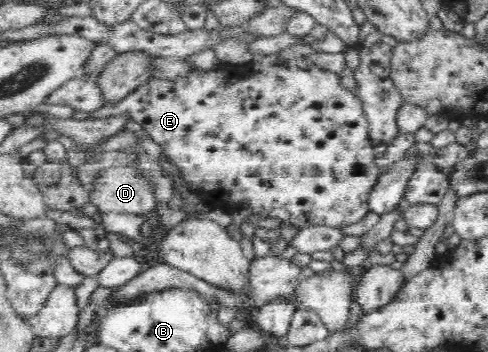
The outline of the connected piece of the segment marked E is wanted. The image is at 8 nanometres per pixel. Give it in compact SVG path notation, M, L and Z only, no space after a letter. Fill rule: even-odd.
M273 53L264 56L260 63L249 63L249 66L251 66L251 72L249 72L247 66L239 66L239 72L241 72L239 76L229 74L229 70L216 68L207 72L199 69L188 80L181 79L177 82L147 80L132 96L129 96L125 101L121 101L116 108L98 108L85 119L94 121L106 119L113 115L132 114L134 121L141 124L153 139L153 142L162 146L163 153L181 170L181 177L197 189L198 195L208 200L213 206L226 209L230 213L242 209L243 206L249 206L253 210L253 214L258 217L281 218L283 224L291 224L298 229L327 226L342 230L350 224L359 222L367 214L369 194L380 176L375 165L375 151L369 144L368 122L362 102L358 100L357 96L342 87L339 82L340 74L331 74L323 70L317 70L317 67L310 67L309 64L305 64L301 55L280 56ZM282 59L288 61L288 67L279 66L278 63Z

